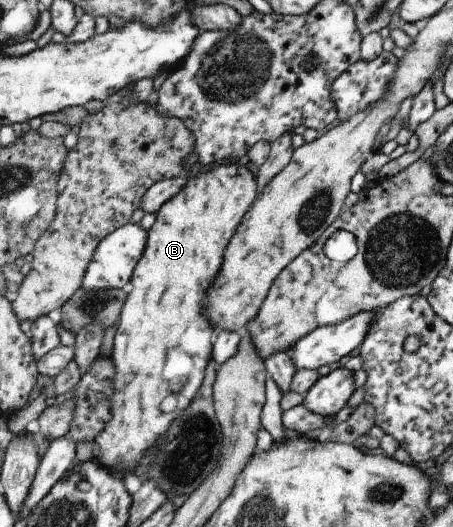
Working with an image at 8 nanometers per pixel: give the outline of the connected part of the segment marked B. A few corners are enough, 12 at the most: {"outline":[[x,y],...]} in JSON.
{"outline":[[248,167],[160,209],[120,315],[122,471],[192,403],[216,331],[206,289],[254,201]]}

